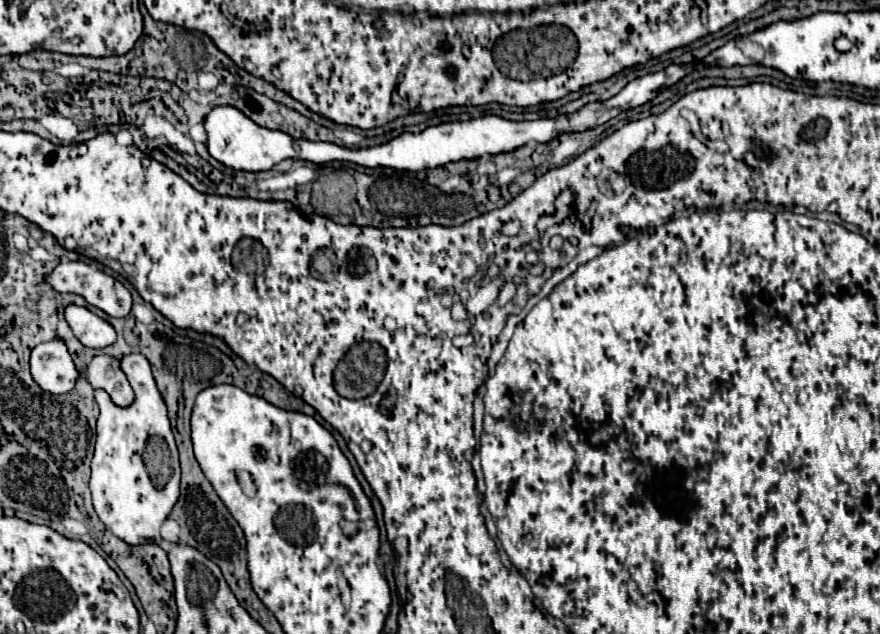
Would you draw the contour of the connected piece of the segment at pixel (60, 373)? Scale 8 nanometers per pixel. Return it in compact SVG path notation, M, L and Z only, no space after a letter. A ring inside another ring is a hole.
M61 336L33 348L31 374L33 380L51 394L63 394L75 386L79 370L75 368Z

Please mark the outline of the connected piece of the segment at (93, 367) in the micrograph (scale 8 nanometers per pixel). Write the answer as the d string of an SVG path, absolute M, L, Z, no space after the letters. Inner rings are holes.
M95 356L87 368L87 378L93 388L103 388L117 406L133 404L133 388L119 368L119 358Z

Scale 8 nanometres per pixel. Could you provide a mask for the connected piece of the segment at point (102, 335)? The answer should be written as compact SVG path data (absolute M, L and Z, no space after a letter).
M65 306L65 320L75 338L89 348L107 348L115 342L113 326L83 306Z

